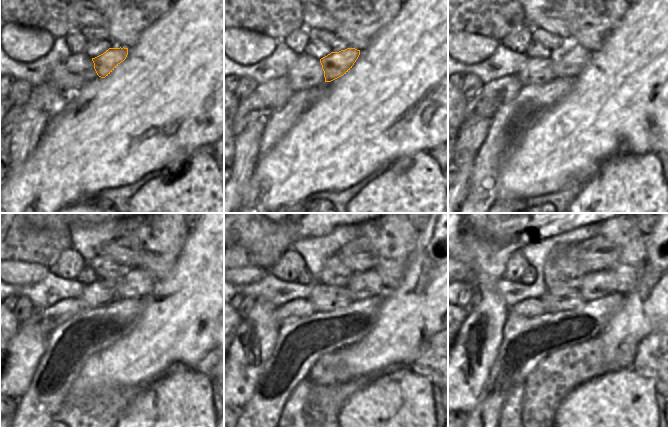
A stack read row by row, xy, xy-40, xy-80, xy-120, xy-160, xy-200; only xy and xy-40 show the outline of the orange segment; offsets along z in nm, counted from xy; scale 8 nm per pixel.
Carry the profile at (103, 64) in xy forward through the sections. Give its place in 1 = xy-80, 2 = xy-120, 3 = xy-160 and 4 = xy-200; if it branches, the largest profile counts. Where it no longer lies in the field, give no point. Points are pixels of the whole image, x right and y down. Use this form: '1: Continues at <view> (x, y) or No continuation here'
1: Continues at xy-80 (571, 63)
2: Continues at xy-120 (137, 283)
3: Continues at xy-160 (362, 285)
4: Continues at xy-200 (595, 285).

